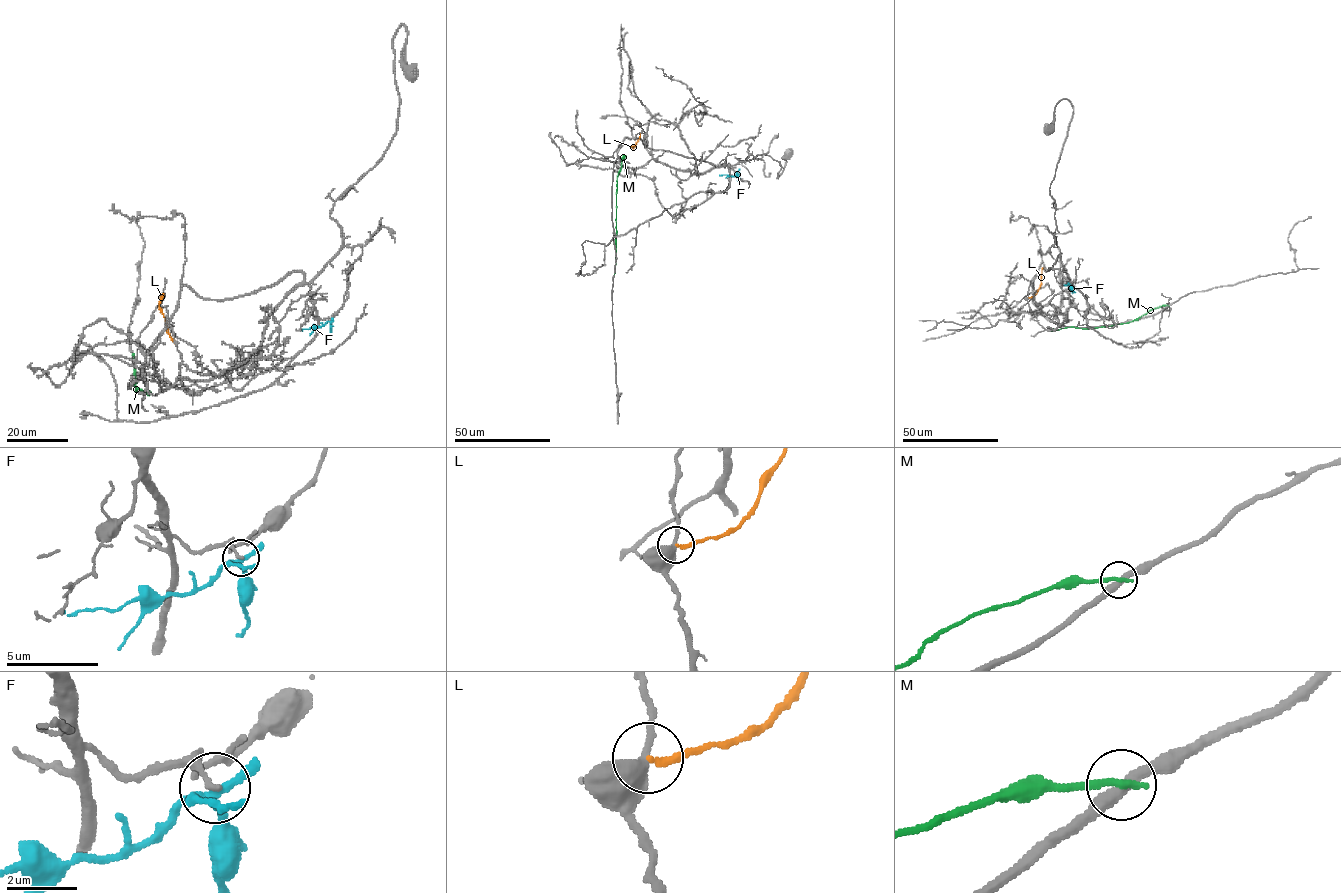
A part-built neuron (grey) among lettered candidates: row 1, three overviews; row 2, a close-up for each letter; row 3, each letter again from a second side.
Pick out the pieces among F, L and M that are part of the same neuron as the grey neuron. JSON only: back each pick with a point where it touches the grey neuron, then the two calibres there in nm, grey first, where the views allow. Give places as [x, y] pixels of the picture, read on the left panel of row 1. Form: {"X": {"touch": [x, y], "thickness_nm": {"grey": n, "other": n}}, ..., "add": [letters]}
{"add": []}

